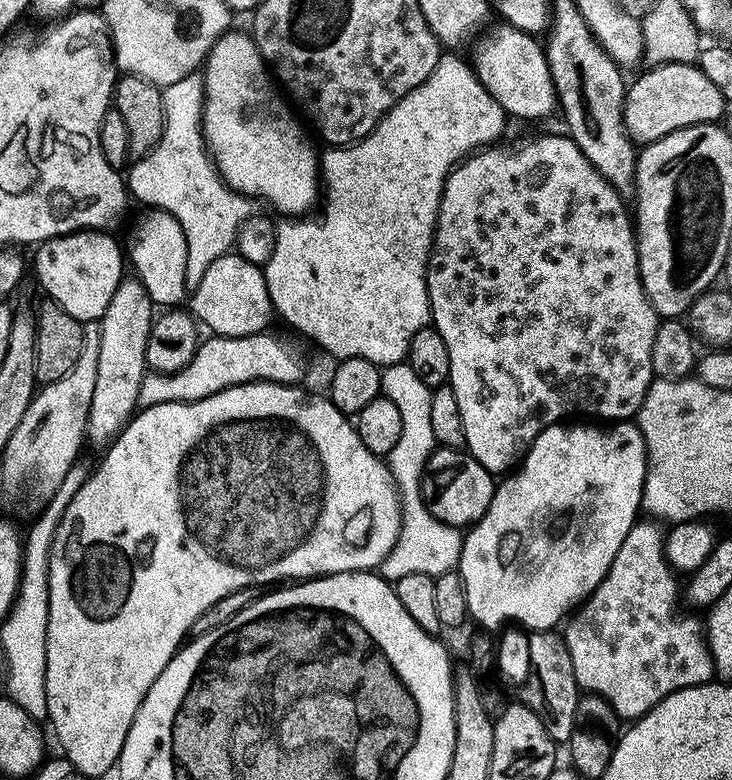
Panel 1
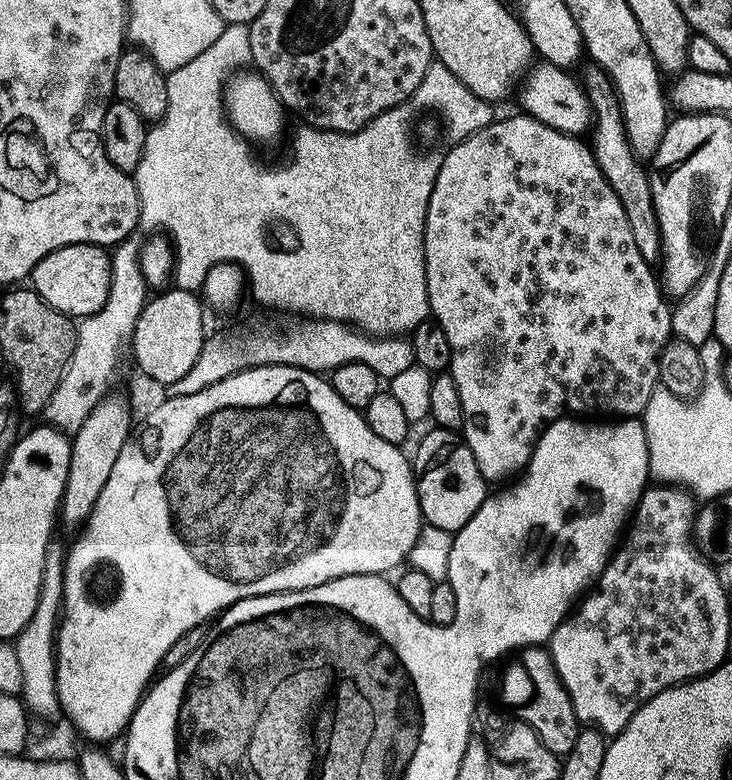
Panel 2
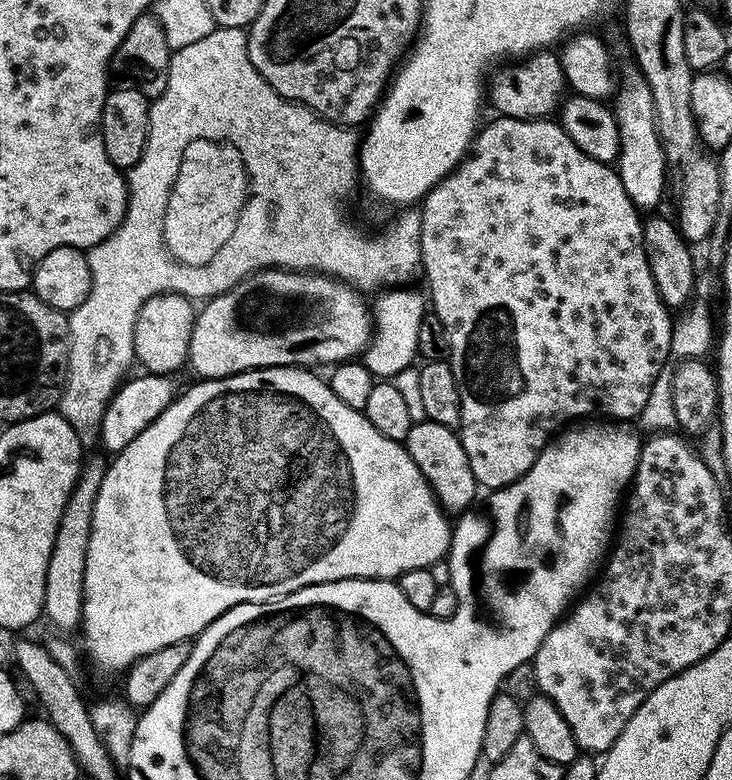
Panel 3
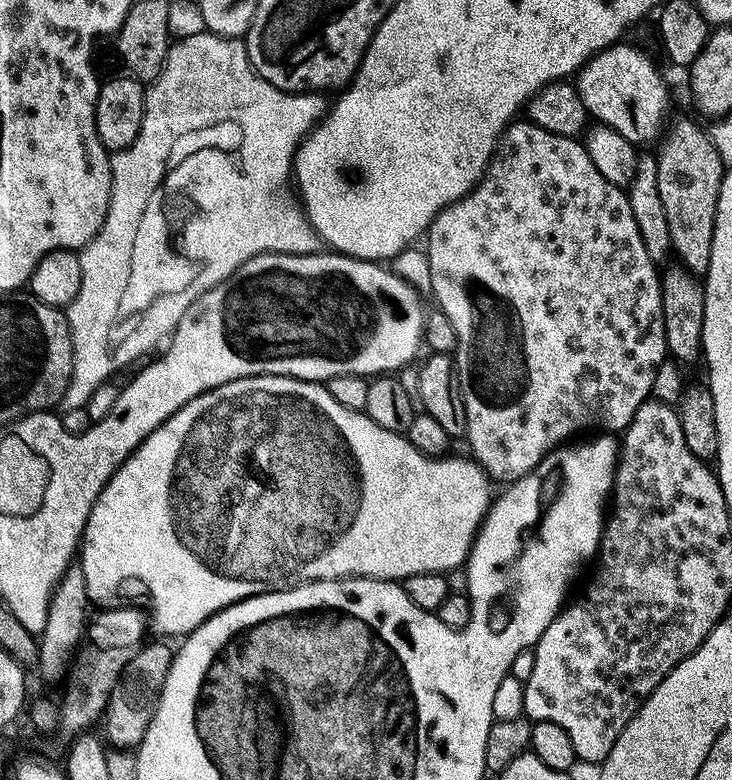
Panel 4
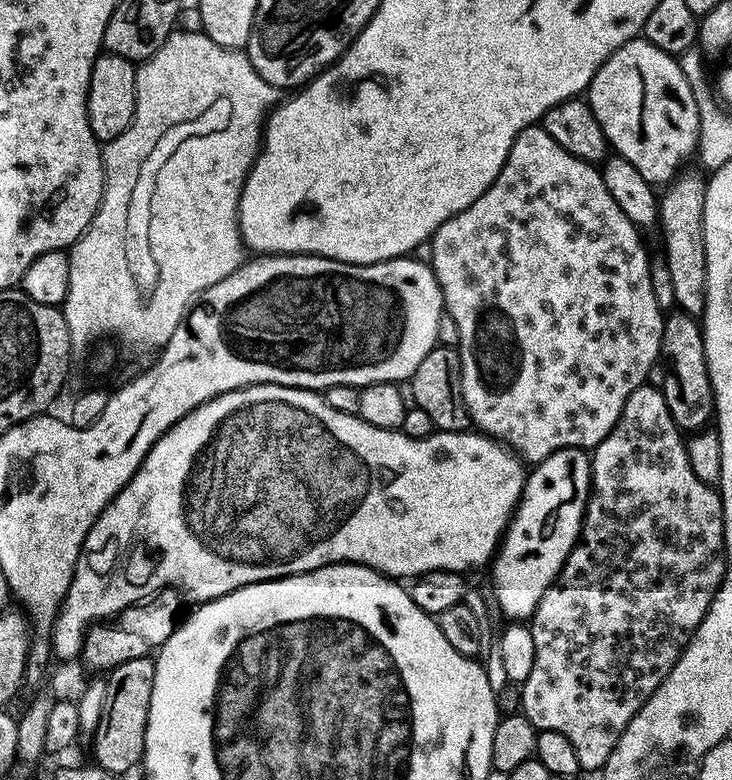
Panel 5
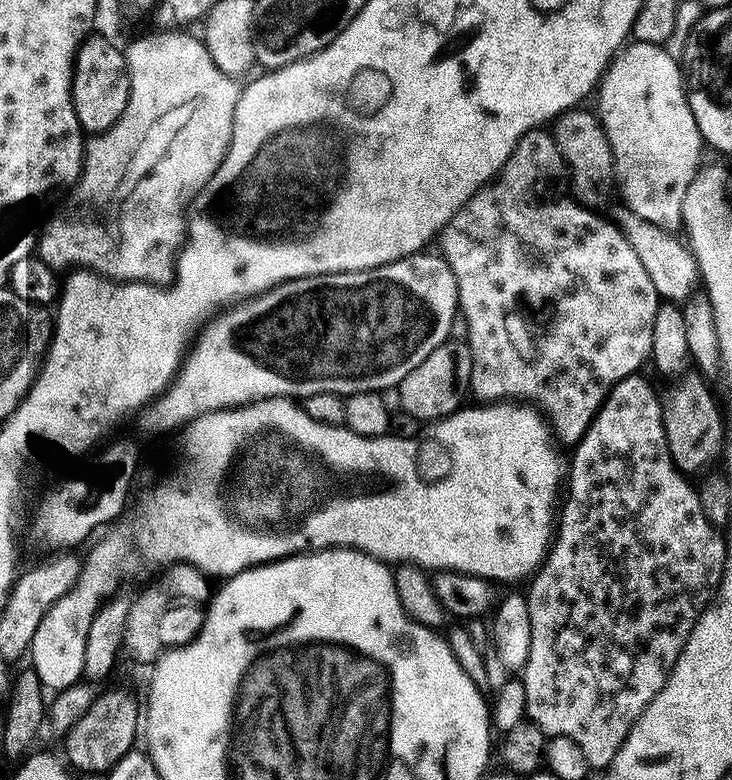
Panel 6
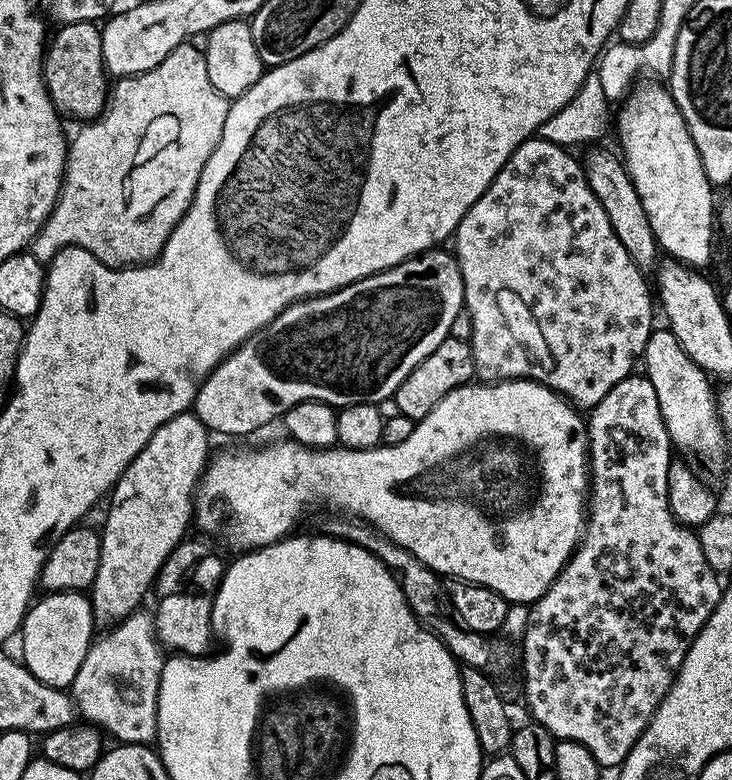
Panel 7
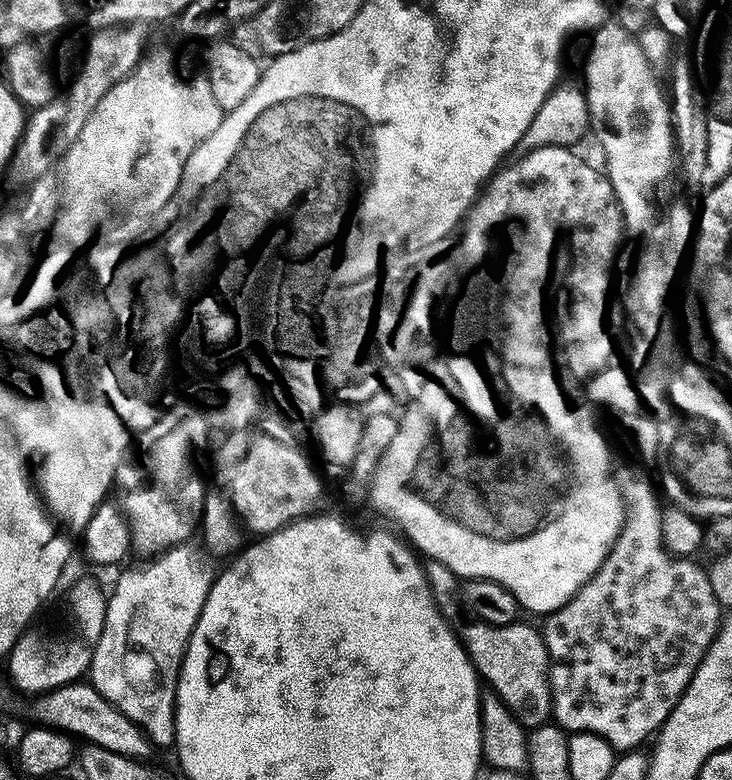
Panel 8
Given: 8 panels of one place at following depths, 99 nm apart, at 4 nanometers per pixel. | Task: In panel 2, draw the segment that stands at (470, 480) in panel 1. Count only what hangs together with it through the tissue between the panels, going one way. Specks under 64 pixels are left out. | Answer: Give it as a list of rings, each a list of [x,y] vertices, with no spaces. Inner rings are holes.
[[[430,428],[430,431],[421,438],[414,454],[412,453],[412,465],[421,517],[427,525],[455,534],[477,513],[482,502],[487,500],[488,481],[481,474],[474,454],[470,453],[470,448],[465,444],[463,437],[453,429]]]

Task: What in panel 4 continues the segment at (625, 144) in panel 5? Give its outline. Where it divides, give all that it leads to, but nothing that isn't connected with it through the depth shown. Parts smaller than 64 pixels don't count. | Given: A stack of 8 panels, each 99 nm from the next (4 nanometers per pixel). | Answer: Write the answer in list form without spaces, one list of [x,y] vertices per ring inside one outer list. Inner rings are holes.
[[[624,43],[611,44],[588,59],[574,77],[575,86],[593,121],[618,130],[631,144],[655,145],[666,124],[668,84],[642,49]]]

